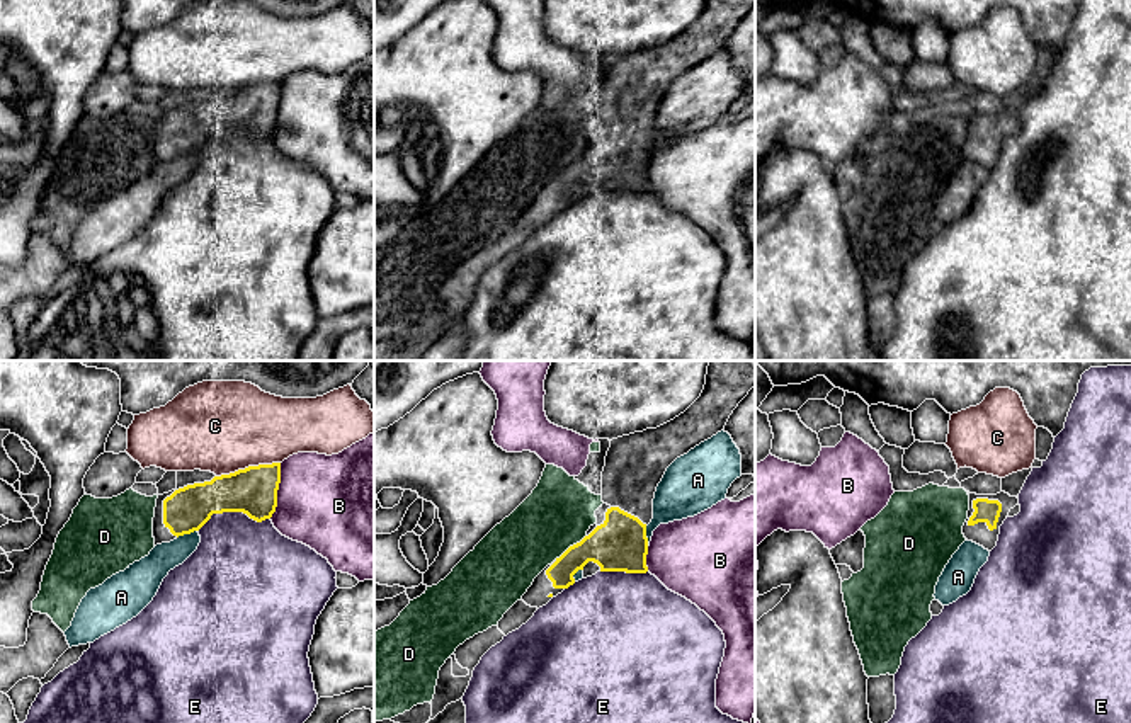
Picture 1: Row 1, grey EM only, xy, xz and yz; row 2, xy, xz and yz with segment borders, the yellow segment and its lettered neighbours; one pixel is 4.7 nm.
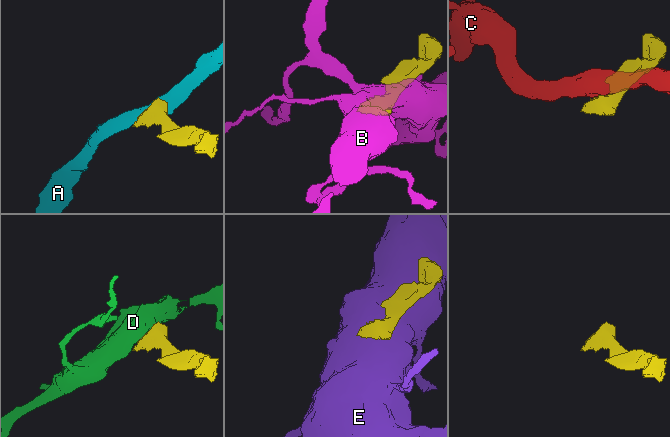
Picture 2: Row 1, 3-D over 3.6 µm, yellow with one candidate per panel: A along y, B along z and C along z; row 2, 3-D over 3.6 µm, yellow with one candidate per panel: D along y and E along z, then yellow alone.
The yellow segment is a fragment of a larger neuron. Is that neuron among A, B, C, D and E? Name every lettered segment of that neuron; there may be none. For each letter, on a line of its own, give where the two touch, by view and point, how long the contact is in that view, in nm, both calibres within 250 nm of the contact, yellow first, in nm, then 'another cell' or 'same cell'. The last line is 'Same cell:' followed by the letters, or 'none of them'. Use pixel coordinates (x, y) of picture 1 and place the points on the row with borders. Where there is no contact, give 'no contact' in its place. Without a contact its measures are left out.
A: meets yellow in xy at (186, 533); contact 100 nm long; 220 nm thick on the yellow side, 140 nm on the other; another cell
B: meets yellow in xy at (278, 489); contact 280 nm long; 220 nm thick on the yellow side, 440 nm on the other; another cell
C: meets yellow in xy at (249, 466); contact 320 nm long; 220 nm thick on the yellow side, 440 nm on the other; another cell
D: meets yellow in xz at (570, 546); contact 190 nm long; 260 nm thick on the yellow side, 320 nm on the other; another cell
E: meets yellow in xy at (232, 511); contact 360 nm long; 220 nm thick on the yellow side, 420 nm on the other; another cell
Same cell: none of them

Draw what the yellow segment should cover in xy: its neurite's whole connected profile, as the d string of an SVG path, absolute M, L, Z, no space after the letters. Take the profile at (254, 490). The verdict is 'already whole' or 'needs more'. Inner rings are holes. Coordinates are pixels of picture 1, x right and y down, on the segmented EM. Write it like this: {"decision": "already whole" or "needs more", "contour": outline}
{"decision": "needs more", "contour": "M272 463L158 495L153 517L155 546L199 531L213 514L243 512L257 522L270 519L277 507L279 483L281 463Z"}

